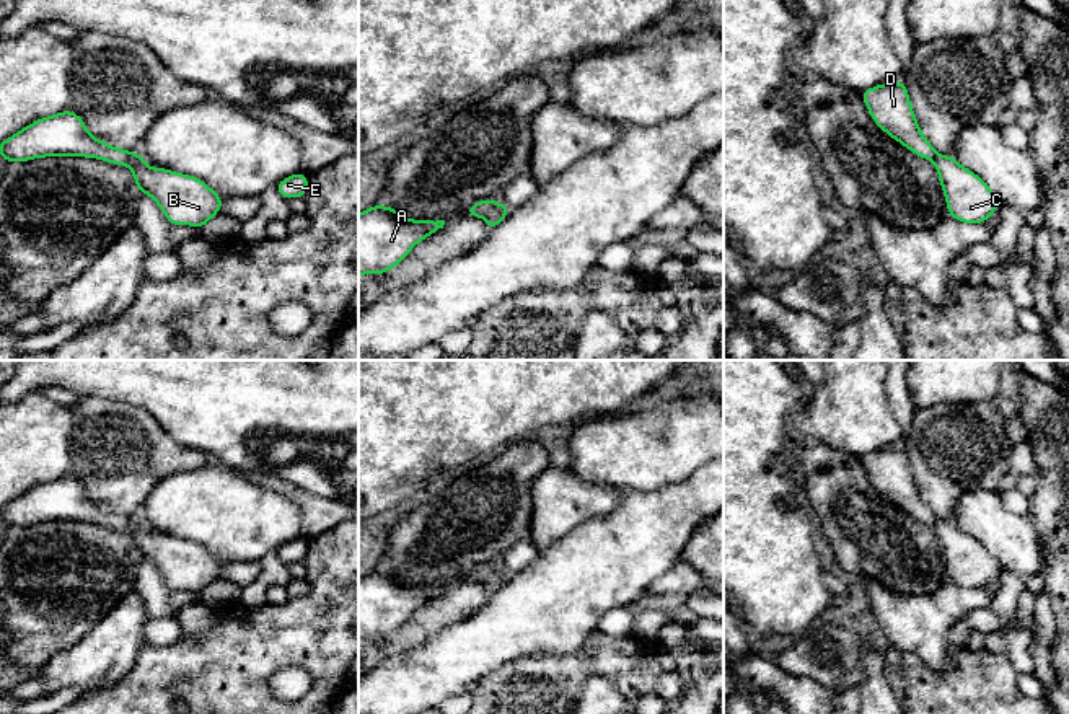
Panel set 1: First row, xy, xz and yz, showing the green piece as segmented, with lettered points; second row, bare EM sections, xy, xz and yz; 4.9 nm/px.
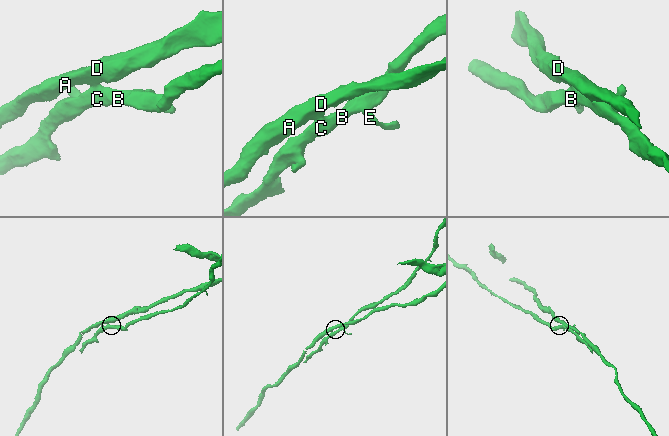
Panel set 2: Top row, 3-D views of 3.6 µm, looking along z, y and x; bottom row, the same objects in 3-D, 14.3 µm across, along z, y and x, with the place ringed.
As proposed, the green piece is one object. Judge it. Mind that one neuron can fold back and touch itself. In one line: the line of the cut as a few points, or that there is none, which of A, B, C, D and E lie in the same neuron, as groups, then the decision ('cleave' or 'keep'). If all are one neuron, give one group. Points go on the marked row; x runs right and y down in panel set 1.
xz (499, 204), (483, 217) | A D / B C E | cleave

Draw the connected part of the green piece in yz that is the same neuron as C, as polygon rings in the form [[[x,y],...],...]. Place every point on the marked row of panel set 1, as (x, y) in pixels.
[[[937,155],[935,170],[948,215],[963,223],[983,223],[1001,205],[989,186],[953,156]]]

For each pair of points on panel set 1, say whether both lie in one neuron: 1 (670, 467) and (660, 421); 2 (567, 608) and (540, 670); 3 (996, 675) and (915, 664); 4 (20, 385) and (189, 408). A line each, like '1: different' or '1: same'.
1: same
2: different
3: same
4: same

